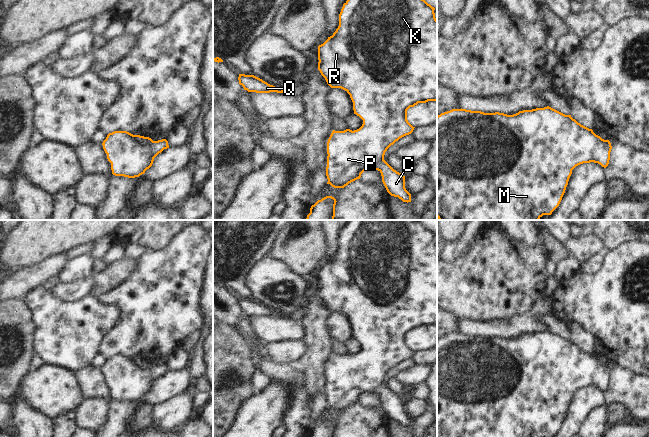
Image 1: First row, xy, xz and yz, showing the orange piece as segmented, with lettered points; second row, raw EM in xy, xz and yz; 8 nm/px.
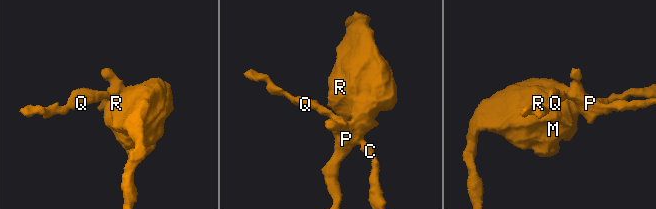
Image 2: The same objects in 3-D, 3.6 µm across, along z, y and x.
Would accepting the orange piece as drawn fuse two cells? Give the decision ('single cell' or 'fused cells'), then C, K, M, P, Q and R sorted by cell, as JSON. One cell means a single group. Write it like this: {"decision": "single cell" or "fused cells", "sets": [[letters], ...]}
{"decision": "single cell", "sets": [["C", "K", "M", "P", "Q", "R"]]}

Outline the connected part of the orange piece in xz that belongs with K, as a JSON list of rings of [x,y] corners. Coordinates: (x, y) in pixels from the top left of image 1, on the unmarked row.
[[[351,220],[344,228],[339,238],[339,250],[332,260],[318,270],[318,294],[325,302],[331,312],[345,314],[353,326],[354,338],[363,344],[362,350],[357,354],[346,353],[344,355],[333,354],[327,366],[327,408],[334,412],[344,412],[349,407],[360,403],[361,398],[368,394],[378,394],[382,400],[382,406],[387,416],[398,421],[403,426],[411,426],[411,418],[405,412],[405,400],[394,394],[385,384],[384,379],[387,373],[400,362],[409,359],[414,352],[407,344],[407,334],[418,327],[437,325],[437,243],[434,237],[435,232],[428,228],[420,220]]]

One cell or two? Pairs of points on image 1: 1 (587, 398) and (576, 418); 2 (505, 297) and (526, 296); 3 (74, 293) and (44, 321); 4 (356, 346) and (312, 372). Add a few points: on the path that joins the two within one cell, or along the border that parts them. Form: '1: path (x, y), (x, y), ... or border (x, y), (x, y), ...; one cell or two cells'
1: path (582, 403), (576, 413); one cell
2: path (510, 296), (521, 296); one cell
3: border (52, 291), (67, 300), (78, 300), (90, 294); two cells
4: border (353, 337), (345, 343); two cells

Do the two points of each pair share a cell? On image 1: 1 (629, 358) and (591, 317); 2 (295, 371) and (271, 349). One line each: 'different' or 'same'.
1: same
2: different

